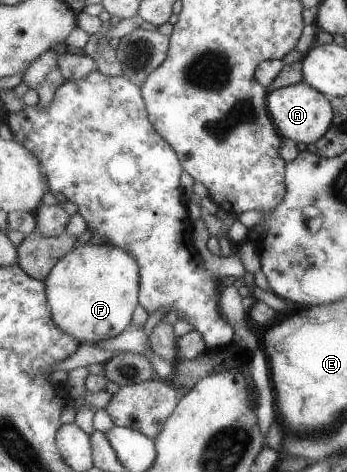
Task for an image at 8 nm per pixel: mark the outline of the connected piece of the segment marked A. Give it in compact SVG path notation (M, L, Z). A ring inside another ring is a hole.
M303 81L269 89L267 94L268 114L272 115L273 122L276 123L277 130L281 136L292 140L294 143L302 142L309 144L319 140L327 128L331 126L331 106L327 96L316 91L313 87L303 84Z

